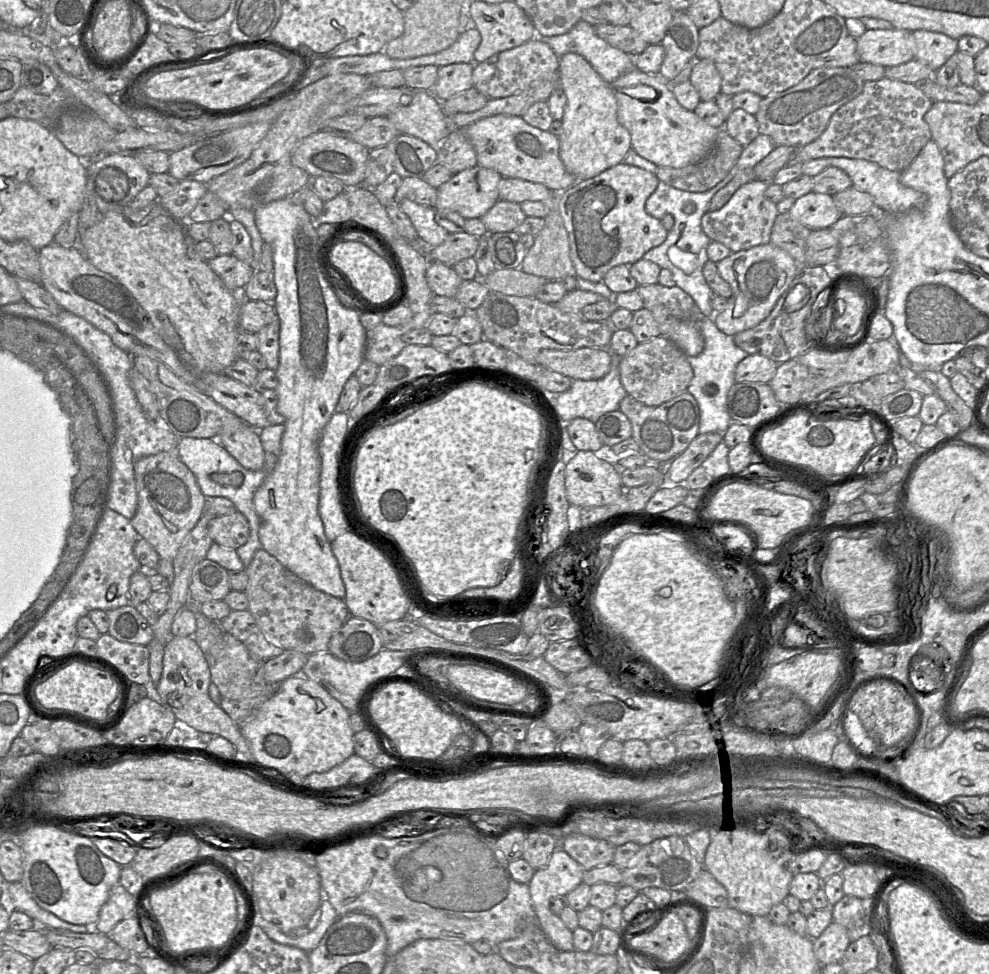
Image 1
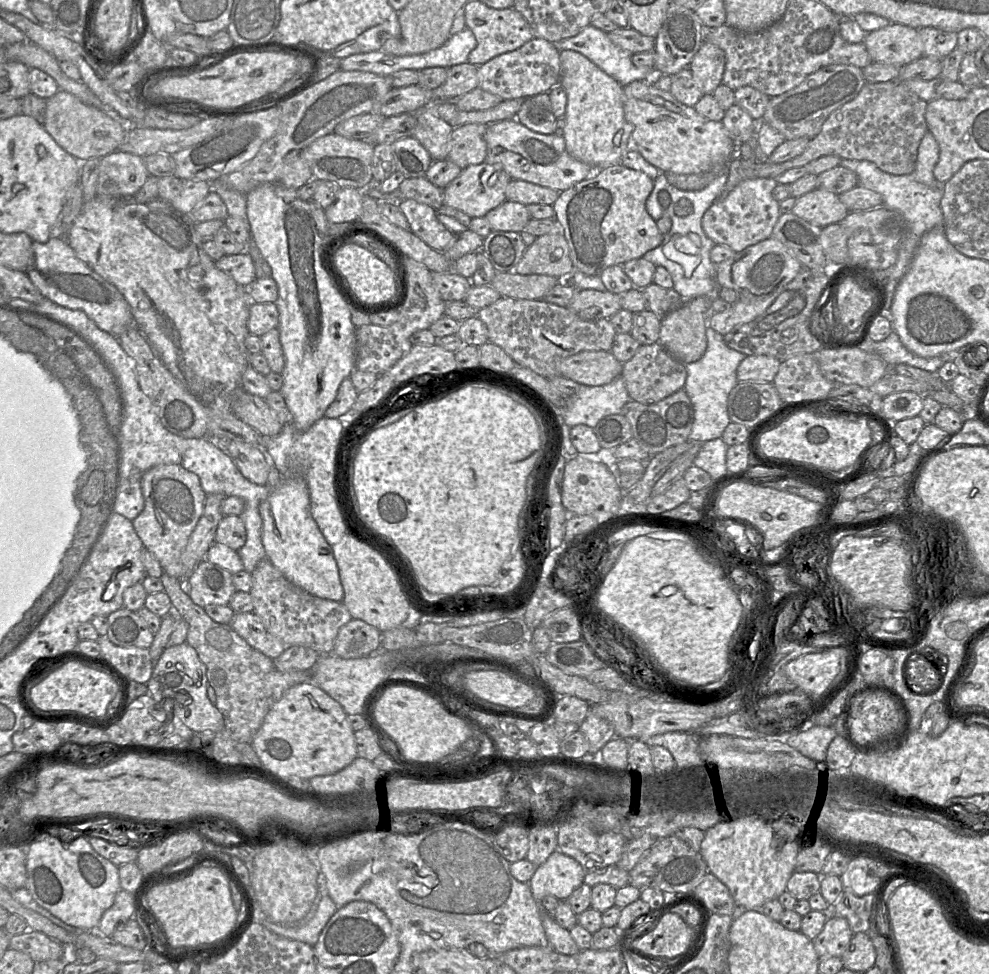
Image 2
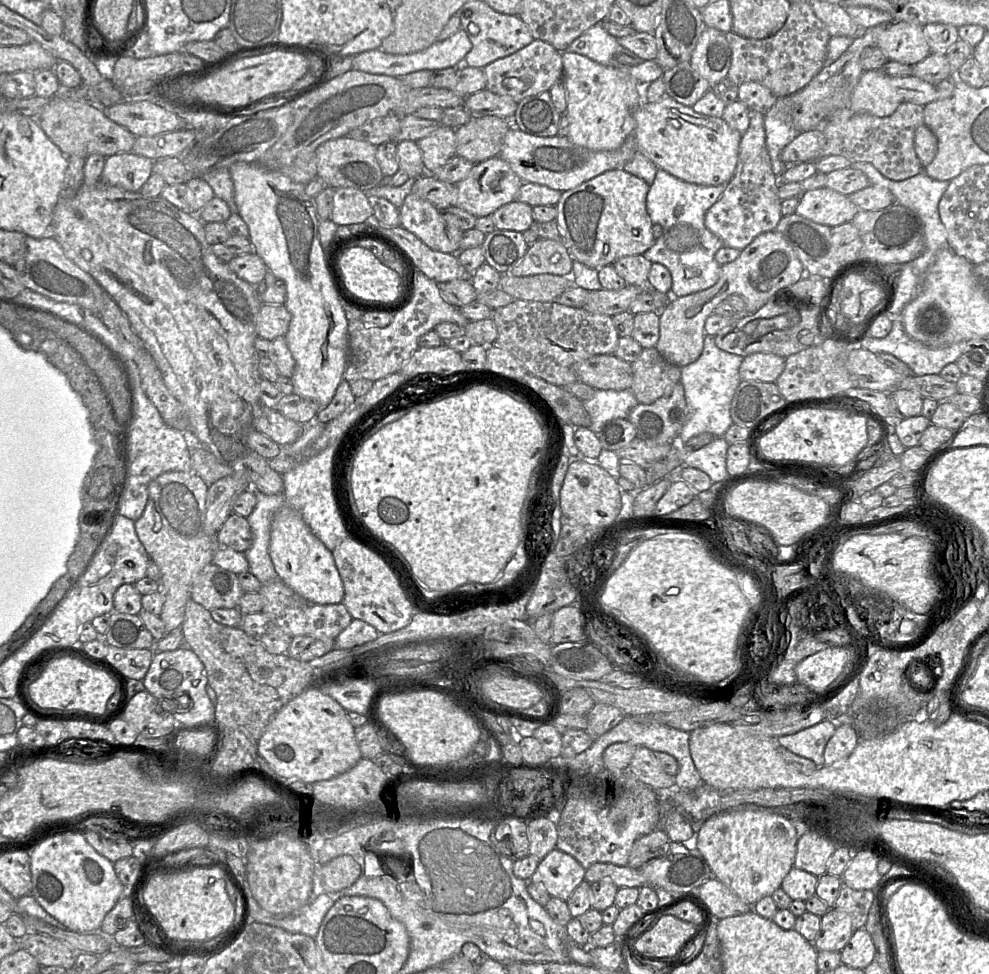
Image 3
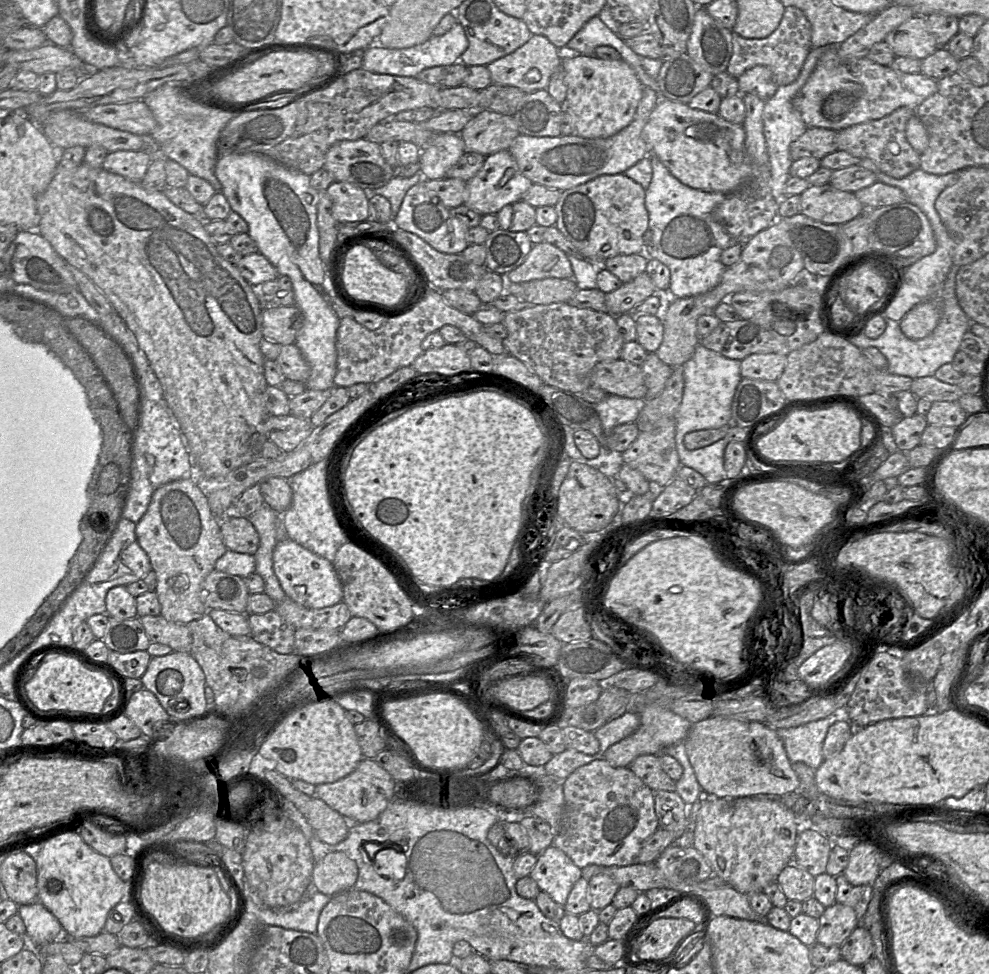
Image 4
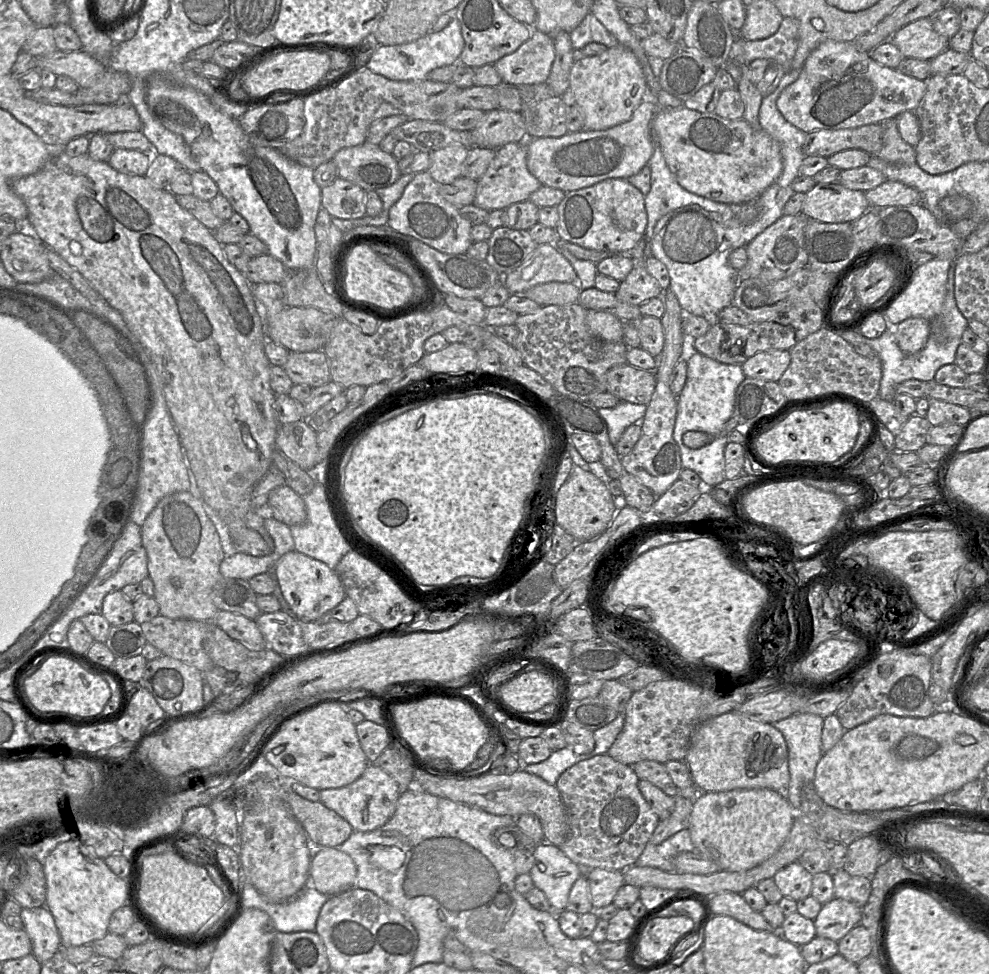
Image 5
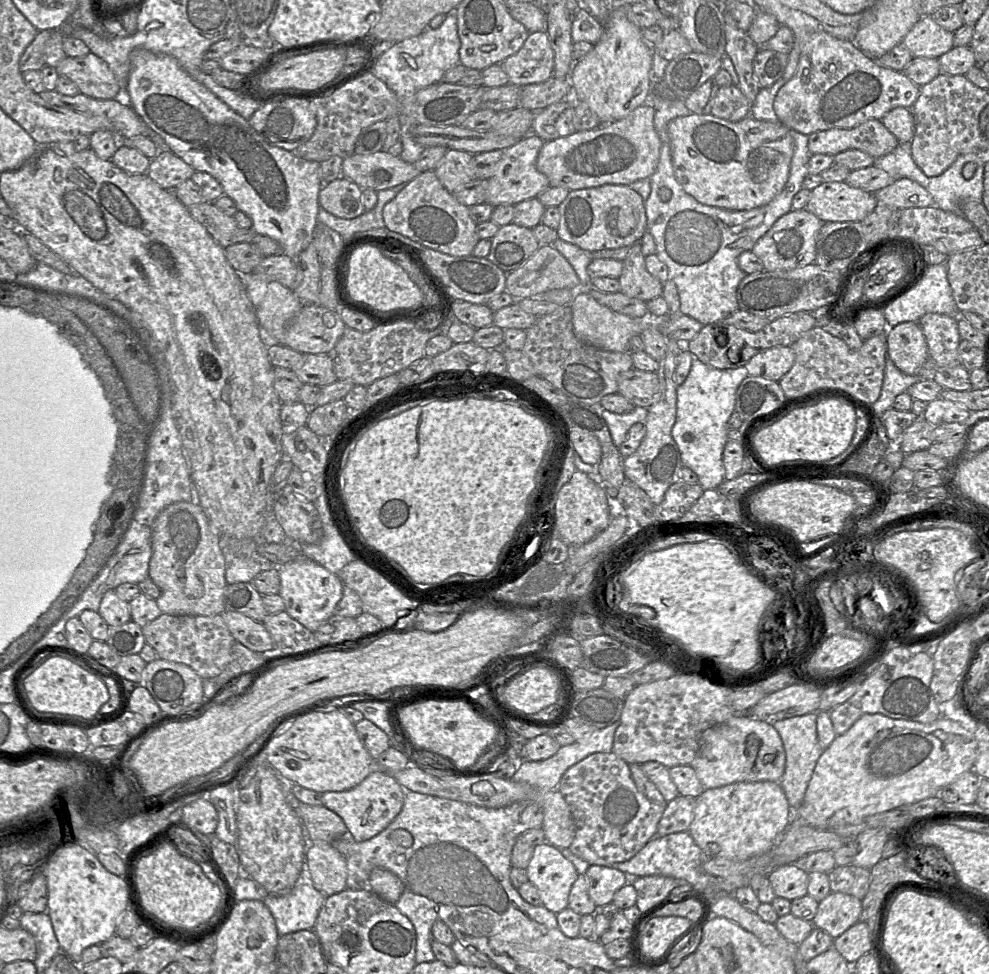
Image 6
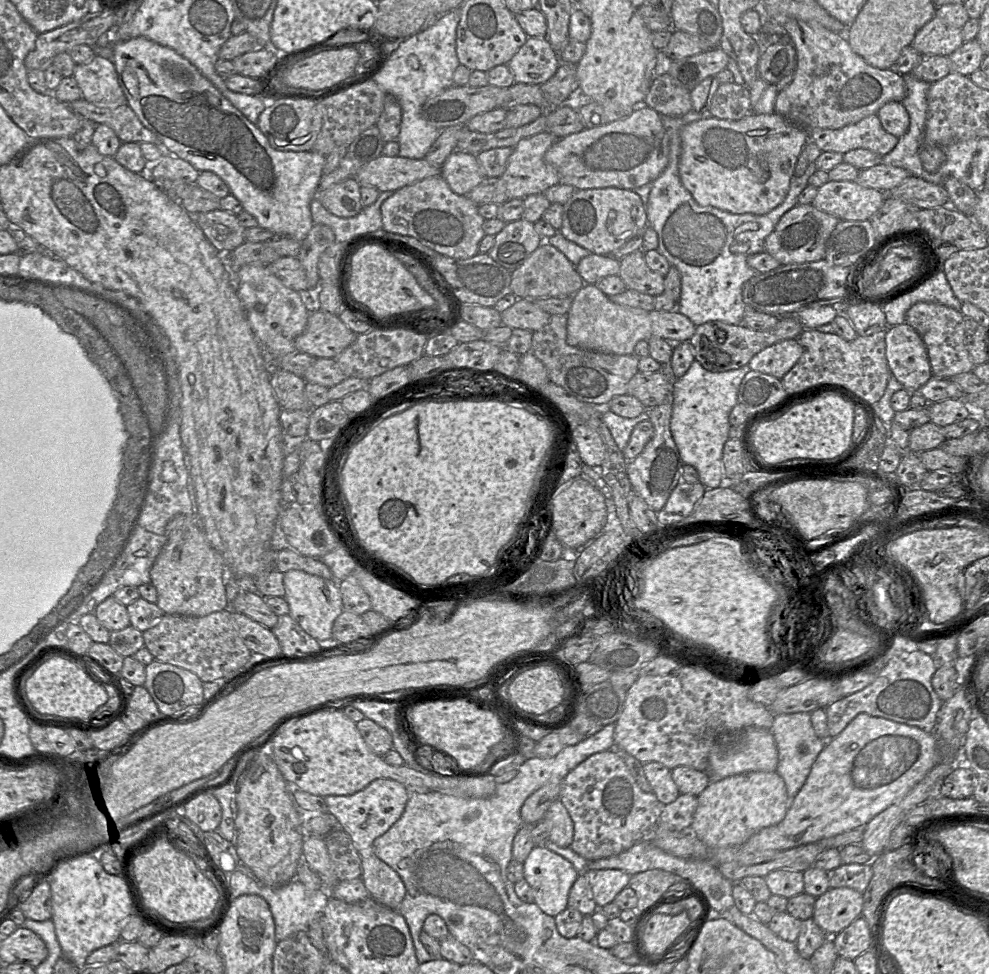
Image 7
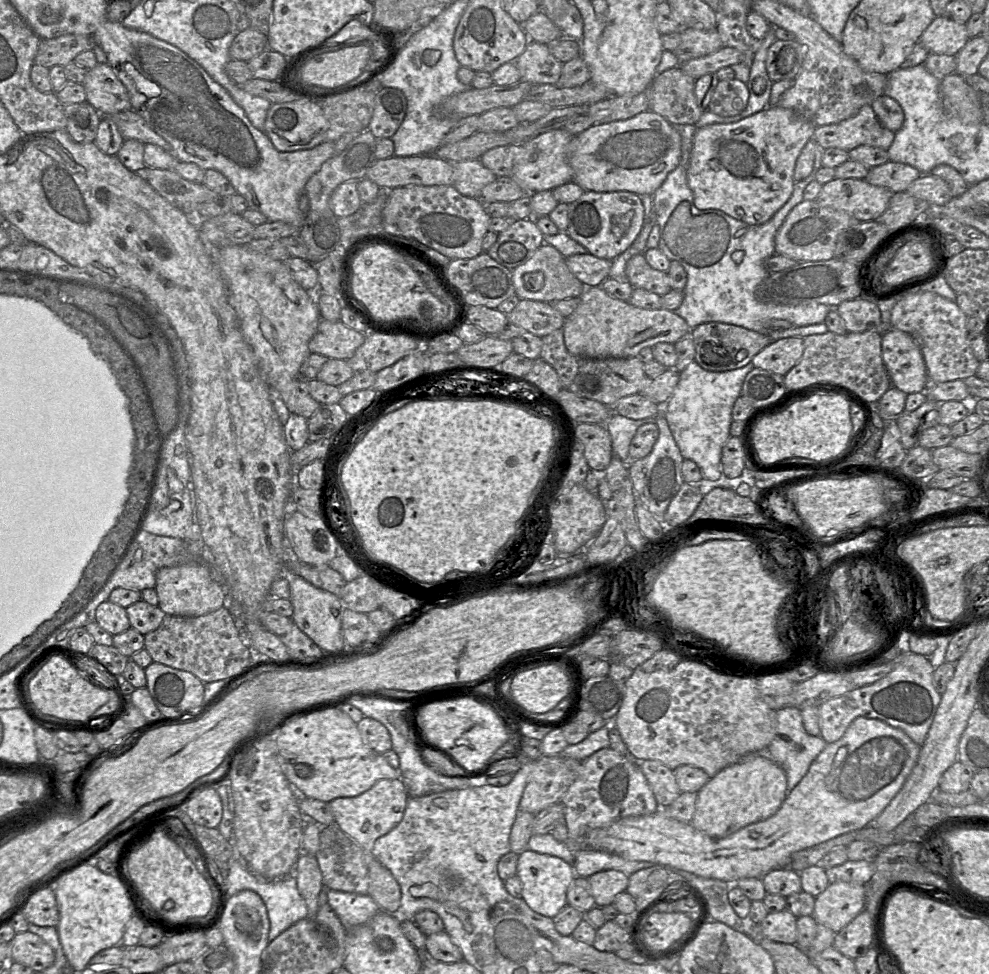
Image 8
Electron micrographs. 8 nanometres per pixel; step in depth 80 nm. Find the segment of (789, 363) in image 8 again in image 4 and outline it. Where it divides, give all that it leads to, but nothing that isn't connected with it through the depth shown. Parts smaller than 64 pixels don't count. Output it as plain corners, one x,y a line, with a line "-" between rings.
751,354
741,361
741,376
754,380
776,382
787,364
787,356
779,354

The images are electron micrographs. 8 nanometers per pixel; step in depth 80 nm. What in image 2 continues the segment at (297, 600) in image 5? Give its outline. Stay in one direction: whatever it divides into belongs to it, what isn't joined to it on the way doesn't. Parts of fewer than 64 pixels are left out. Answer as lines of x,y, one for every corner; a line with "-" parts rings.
294,472
282,480
260,503
262,543
266,558
293,584
316,597
343,602
344,590
332,546
311,515
310,497
304,478

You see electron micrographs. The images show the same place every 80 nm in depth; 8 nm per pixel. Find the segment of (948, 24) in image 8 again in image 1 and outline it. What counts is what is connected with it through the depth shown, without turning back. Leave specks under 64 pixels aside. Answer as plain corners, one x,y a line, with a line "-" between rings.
902,29
867,30
856,39
859,62
884,68
898,66
915,58
912,32

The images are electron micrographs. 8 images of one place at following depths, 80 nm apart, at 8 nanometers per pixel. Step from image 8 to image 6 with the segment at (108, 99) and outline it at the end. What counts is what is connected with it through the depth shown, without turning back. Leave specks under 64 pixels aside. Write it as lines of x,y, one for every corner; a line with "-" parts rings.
92,52
83,57
67,56
55,69
59,75
73,81
86,96
96,99
122,96
122,88
108,64

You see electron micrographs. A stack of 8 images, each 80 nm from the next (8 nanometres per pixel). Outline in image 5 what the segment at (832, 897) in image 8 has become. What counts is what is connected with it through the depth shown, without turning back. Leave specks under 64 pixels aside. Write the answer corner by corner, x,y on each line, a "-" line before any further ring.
834,897
822,905
814,920
816,935
838,942
860,924
862,908
853,902

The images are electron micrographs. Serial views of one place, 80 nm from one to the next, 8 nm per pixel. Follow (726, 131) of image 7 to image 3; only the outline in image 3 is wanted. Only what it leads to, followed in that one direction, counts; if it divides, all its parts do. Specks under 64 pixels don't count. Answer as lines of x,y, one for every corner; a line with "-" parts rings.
668,95
650,103
642,101
634,113
636,128
633,133
637,150
672,176
685,182
704,186
727,184
733,177
739,155
742,133
732,128
722,117
708,116
694,111

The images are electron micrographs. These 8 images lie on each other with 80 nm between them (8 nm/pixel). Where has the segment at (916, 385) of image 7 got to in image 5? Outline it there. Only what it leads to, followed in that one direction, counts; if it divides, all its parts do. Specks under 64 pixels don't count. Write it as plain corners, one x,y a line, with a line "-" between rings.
910,317
898,324
896,339
899,348
906,354
913,354
924,348
930,335
930,320

